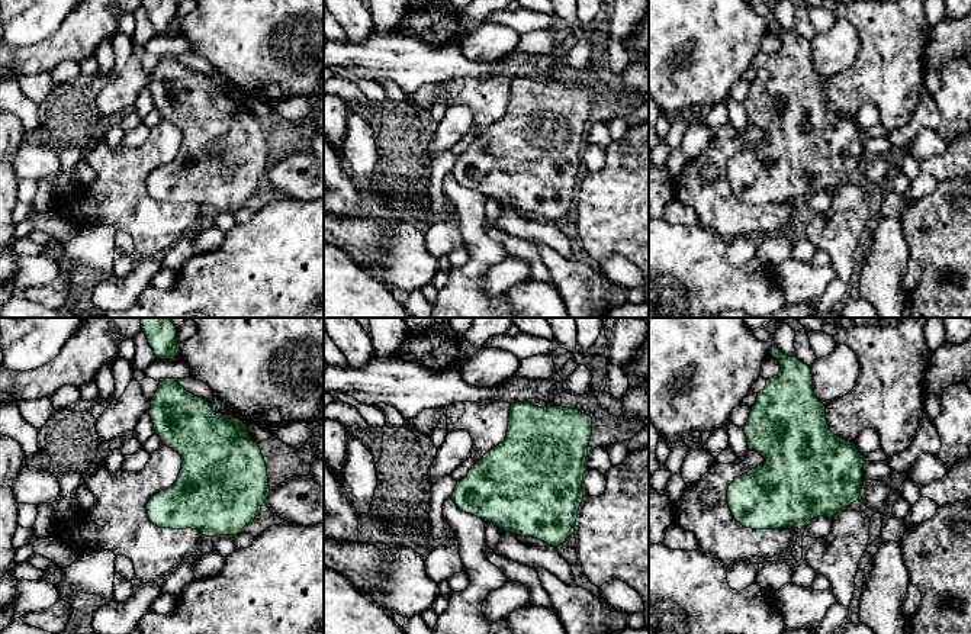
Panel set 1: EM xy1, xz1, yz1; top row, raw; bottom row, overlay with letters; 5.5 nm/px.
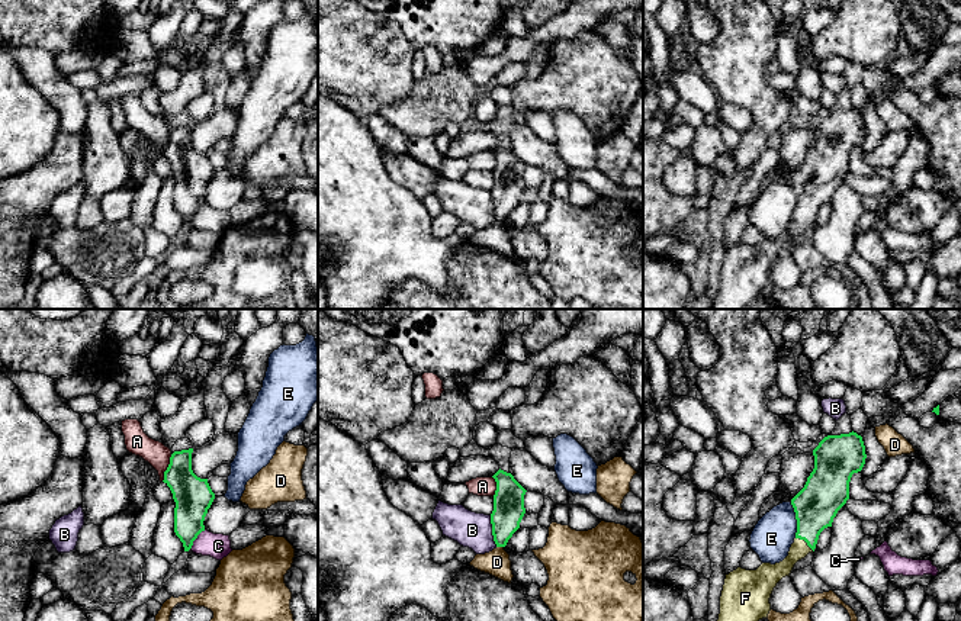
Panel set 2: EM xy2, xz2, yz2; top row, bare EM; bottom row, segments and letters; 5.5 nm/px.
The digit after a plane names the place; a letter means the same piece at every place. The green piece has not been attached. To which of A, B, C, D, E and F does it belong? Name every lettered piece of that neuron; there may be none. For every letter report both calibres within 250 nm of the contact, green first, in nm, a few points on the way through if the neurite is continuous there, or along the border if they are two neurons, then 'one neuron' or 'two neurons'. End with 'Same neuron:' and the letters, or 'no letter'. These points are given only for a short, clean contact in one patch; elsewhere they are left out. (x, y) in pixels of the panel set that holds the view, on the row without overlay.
A: 220/140 nm | along xy2 (172, 129), (161, 155) | two neurons
B: 180/200 nm | along xz2 (489, 190), (492, 212), (497, 221) | two neurons
C: 220/140 nm | along xy2 (205, 205), (190, 222) | two neurons
D: 180/140 nm | along xz2 (497, 221), (503, 222) | two neurons
E: 240/220 nm | along yz2 (790, 177), (794, 186), (796, 212) | two neurons
F: 240/100 nm | across yz2 (816, 180), (804, 215), (794, 231), (774, 248) | one neuron
Same neuron: F

